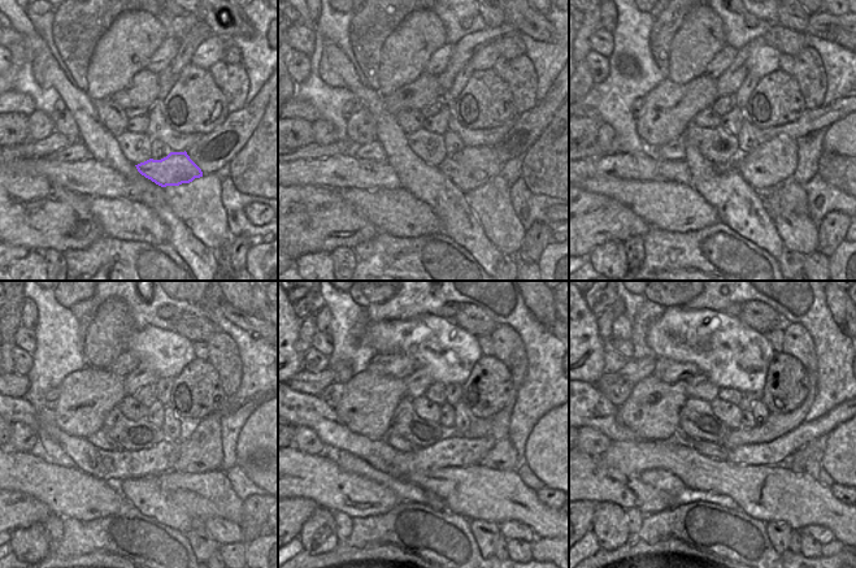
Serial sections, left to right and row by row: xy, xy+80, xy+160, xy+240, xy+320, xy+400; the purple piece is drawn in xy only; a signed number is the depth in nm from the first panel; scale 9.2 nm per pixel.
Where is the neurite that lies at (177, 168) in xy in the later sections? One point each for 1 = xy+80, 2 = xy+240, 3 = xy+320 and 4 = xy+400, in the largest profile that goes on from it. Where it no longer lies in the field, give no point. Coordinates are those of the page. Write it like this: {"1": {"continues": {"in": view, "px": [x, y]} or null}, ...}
{"1": {"continues": {"in": "xy+80", "px": [470, 168]}}, "2": {"continues": {"in": "xy+240", "px": [201, 451]}}, "3": {"continues": {"in": "xy+320", "px": [503, 455]}}, "4": {"continues": {"in": "xy+400", "px": [799, 462]}}}

